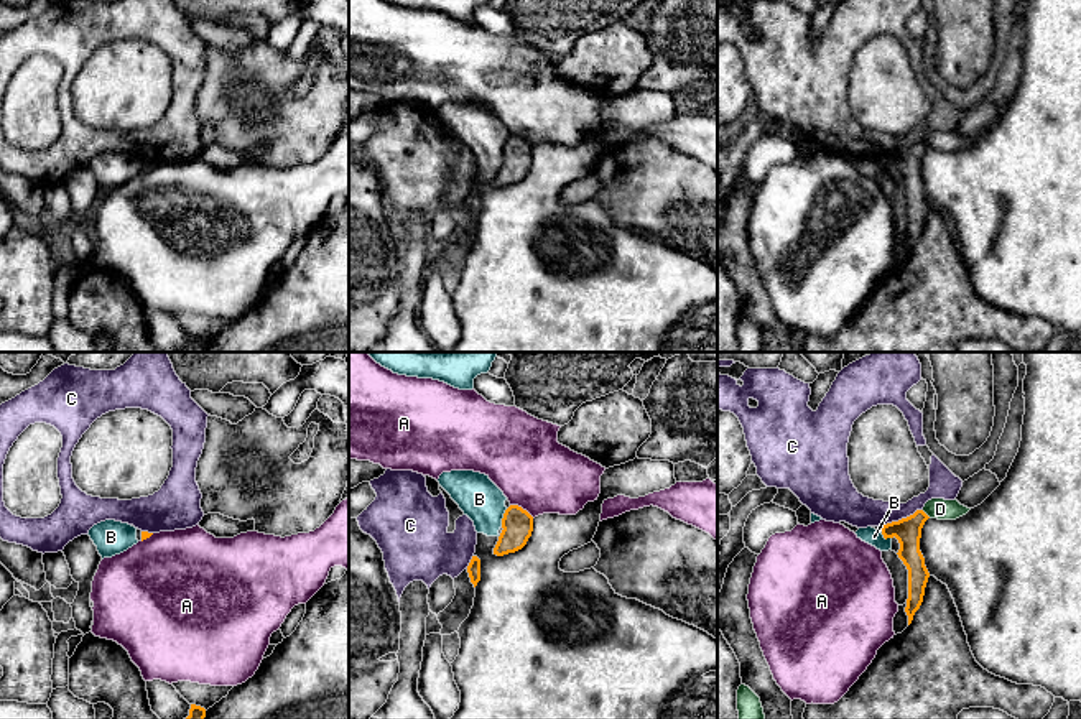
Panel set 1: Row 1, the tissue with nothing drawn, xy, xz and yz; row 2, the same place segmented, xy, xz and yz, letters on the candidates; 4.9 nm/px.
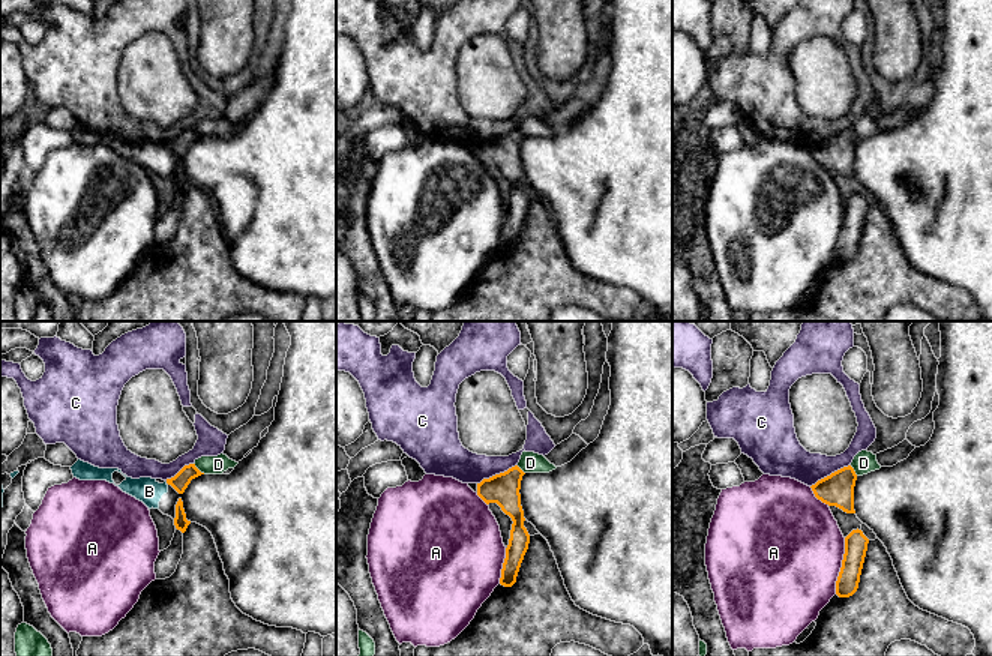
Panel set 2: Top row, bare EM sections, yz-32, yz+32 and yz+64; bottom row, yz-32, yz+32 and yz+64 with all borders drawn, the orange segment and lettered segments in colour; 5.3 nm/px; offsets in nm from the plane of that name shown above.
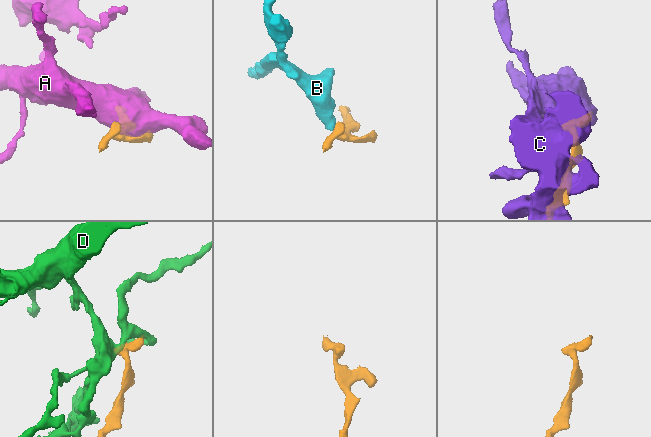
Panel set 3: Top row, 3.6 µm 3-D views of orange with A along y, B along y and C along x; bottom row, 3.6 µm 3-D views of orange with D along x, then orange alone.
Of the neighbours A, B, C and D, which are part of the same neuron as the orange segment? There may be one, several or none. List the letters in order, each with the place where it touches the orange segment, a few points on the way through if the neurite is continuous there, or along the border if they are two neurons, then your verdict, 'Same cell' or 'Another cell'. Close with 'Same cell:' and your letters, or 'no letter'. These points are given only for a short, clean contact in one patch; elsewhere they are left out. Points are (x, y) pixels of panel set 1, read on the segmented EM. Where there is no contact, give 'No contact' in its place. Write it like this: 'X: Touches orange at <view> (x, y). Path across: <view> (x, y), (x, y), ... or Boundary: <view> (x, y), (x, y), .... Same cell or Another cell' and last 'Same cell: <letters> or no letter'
A: Touches orange at xz (520, 507). Another cell
B: Touches orange at xz (504, 517). Boundary: xz (507, 509), (501, 525). Another cell
C: Touches orange at yz (902, 519). Another cell
D: Touches orange at yz (925, 514). Boundary: yz (922, 510), (930, 517). Another cell
Same cell: no letter

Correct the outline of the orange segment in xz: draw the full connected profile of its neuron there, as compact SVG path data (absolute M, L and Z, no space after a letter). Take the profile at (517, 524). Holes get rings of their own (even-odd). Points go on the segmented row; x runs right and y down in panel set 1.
M510 505L502 518L502 533L494 554L503 556L522 550L533 531L533 517L518 505Z

